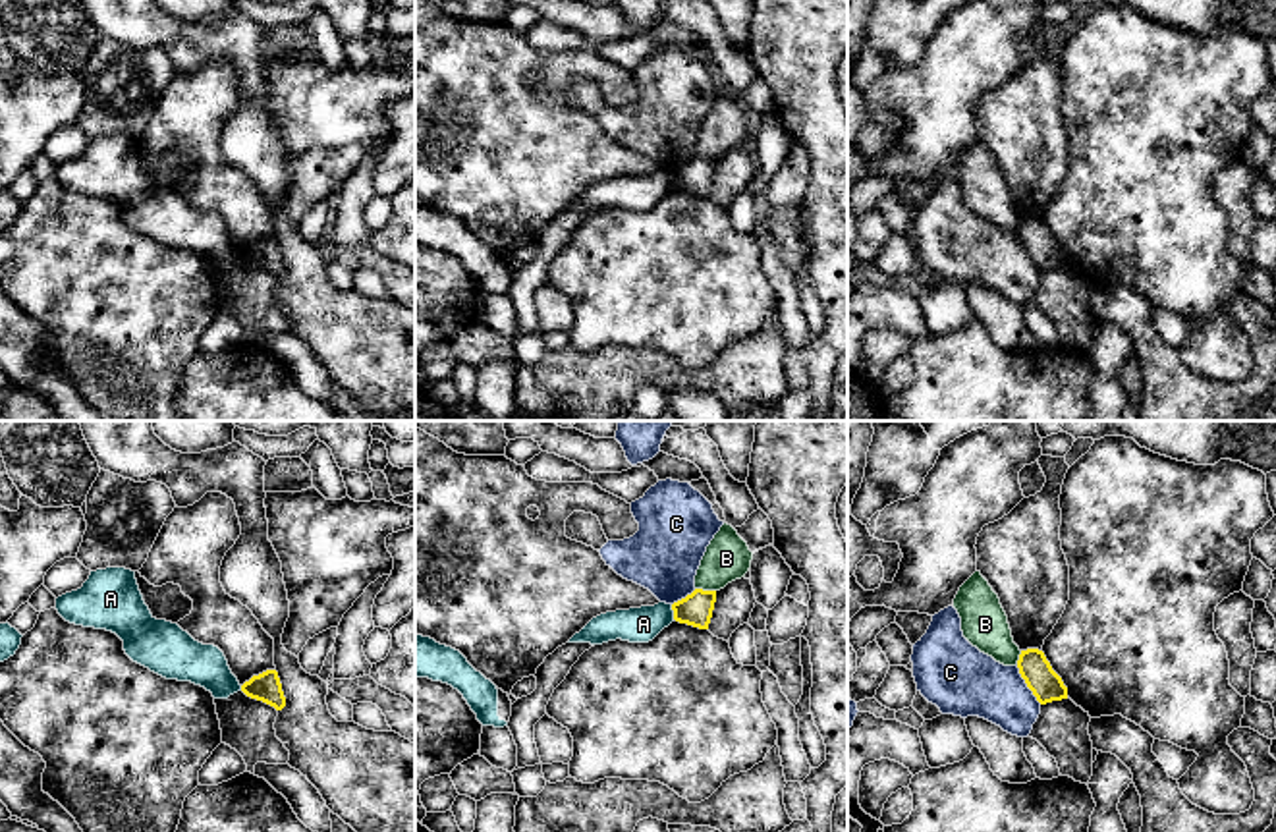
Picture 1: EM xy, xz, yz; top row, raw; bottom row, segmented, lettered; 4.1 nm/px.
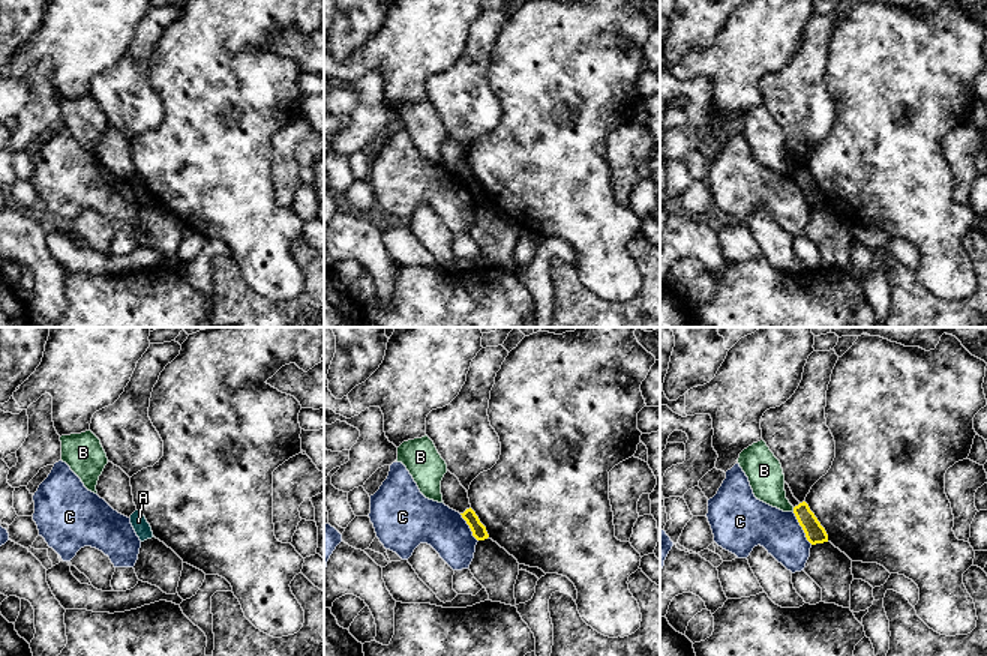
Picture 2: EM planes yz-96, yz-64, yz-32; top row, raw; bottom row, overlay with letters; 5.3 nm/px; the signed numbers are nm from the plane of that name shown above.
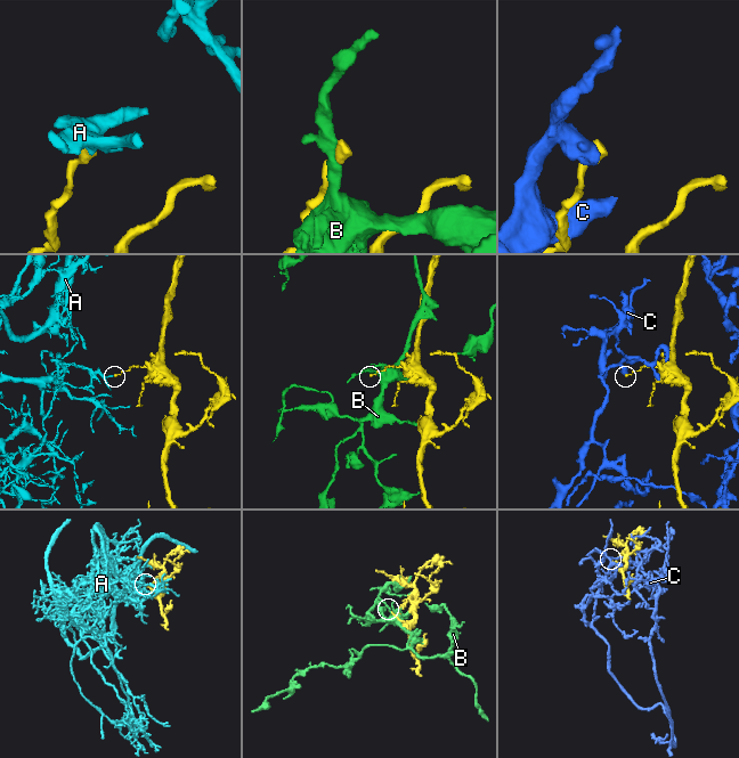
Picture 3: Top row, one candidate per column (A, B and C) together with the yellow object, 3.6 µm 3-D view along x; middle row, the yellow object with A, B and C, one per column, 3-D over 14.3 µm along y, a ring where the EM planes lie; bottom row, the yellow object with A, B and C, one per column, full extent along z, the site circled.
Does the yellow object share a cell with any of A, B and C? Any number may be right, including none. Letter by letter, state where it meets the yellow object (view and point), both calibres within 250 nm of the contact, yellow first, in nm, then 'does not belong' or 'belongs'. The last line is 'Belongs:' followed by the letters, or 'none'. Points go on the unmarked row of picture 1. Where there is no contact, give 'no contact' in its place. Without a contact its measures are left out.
A: meets yellow in xz at (674, 180); 140 nm thick on the yellow side, 150 nm on the other; does not belong
B: meets yellow in xz at (705, 159); 140 nm thick on the yellow side, 190 nm on the other; does not belong
C: meets yellow in yz at (1026, 249); 140 nm thick on the yellow side, 280 nm on the other; does not belong
Belongs: none

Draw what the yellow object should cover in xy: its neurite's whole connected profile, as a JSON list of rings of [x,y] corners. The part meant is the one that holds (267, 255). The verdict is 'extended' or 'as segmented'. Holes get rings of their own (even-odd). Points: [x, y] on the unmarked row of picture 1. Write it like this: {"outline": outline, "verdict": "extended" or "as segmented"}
{"outline": [[[266,237],[259,243],[253,243],[241,253],[241,259],[251,266],[274,274],[276,278],[286,274],[286,264],[276,237]]], "verdict": "as segmented"}

